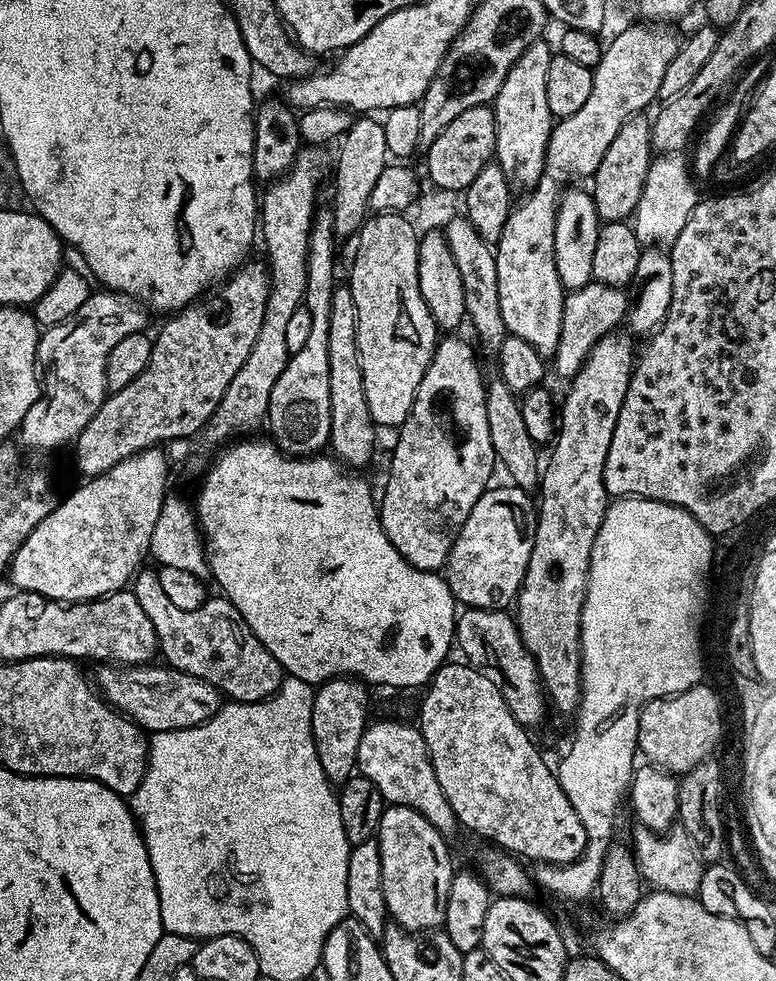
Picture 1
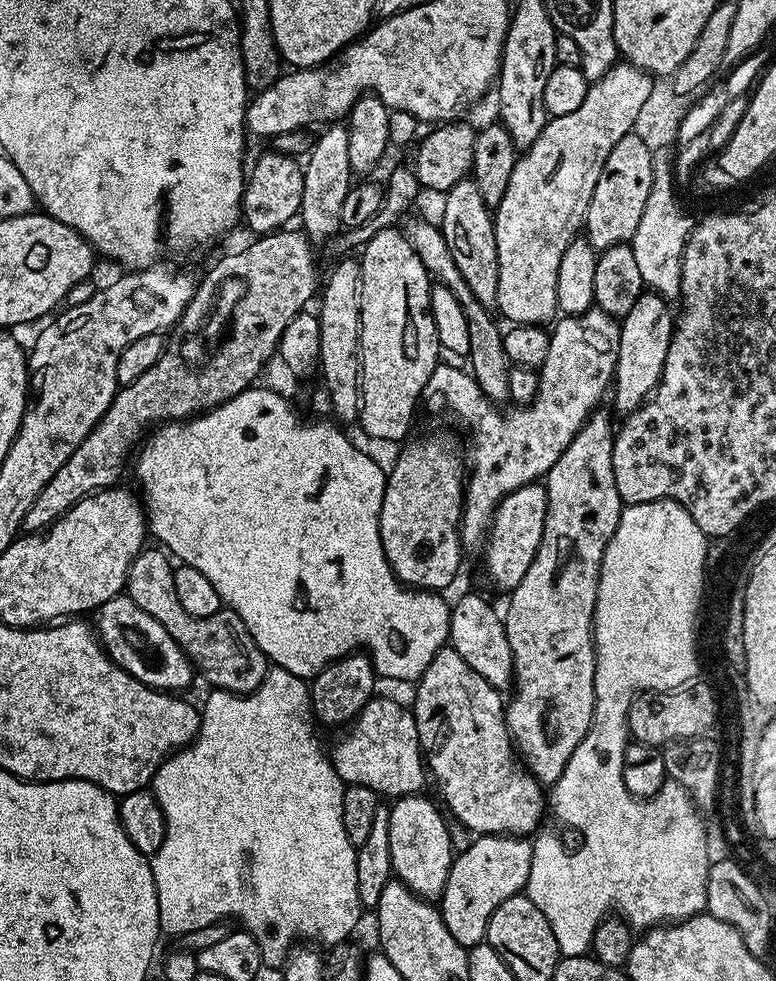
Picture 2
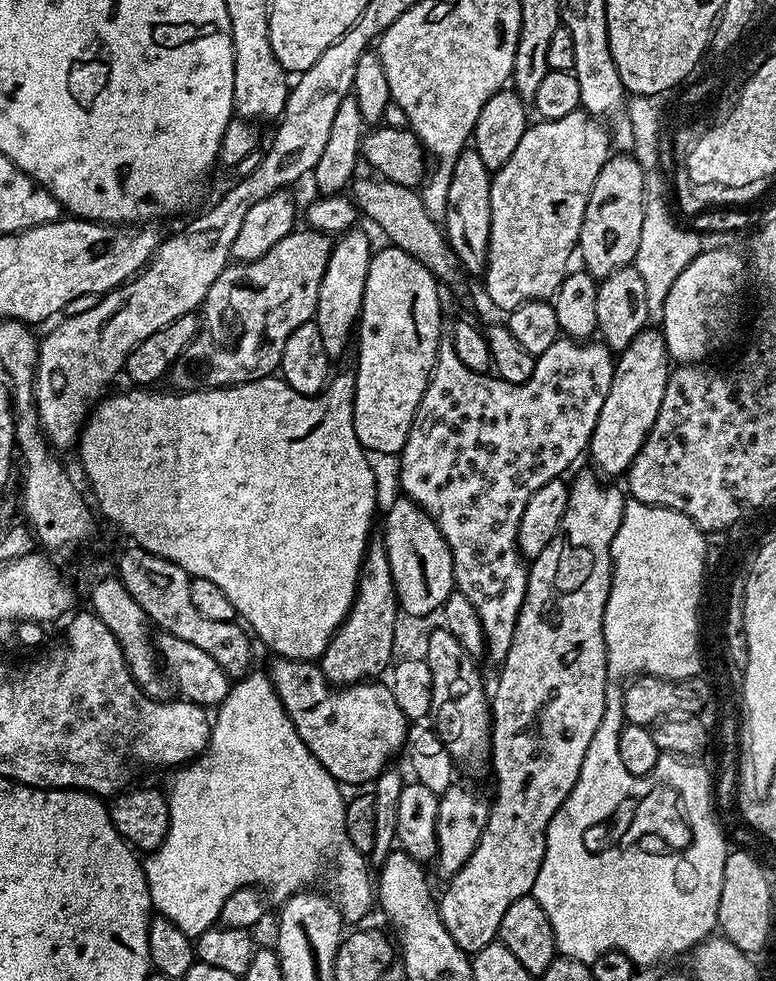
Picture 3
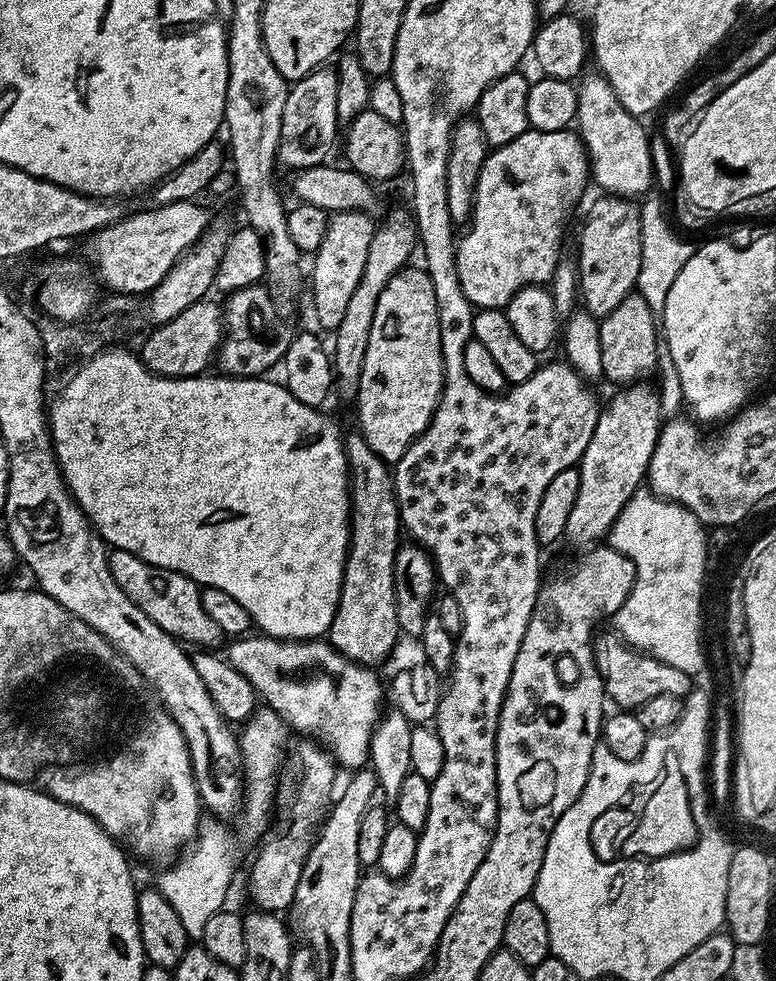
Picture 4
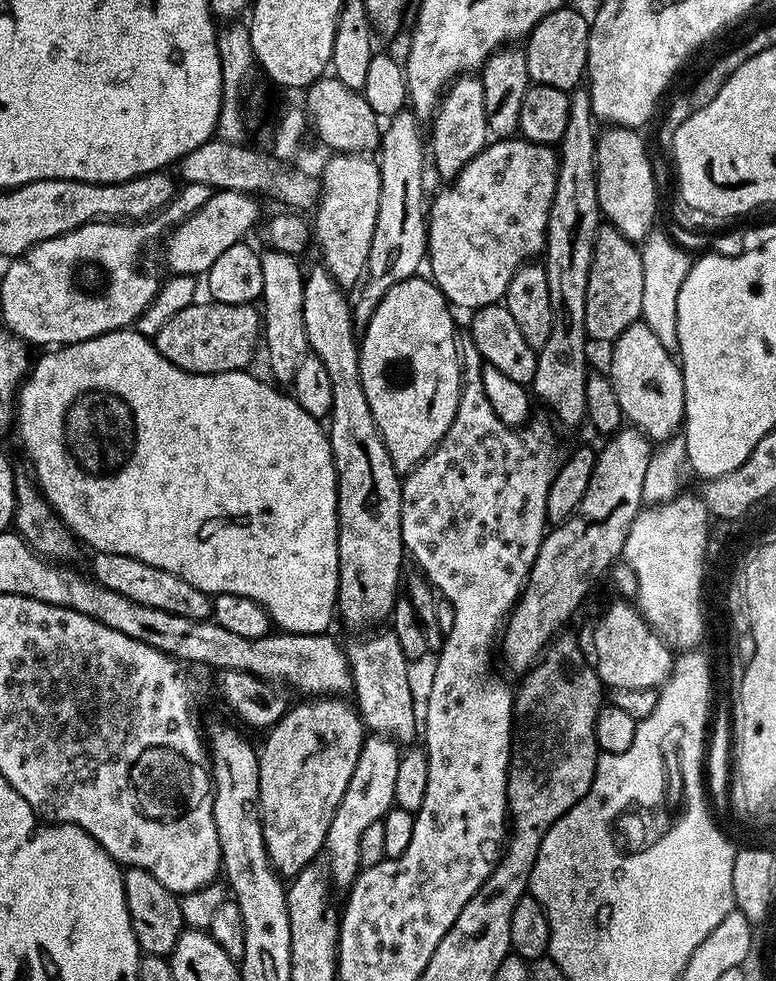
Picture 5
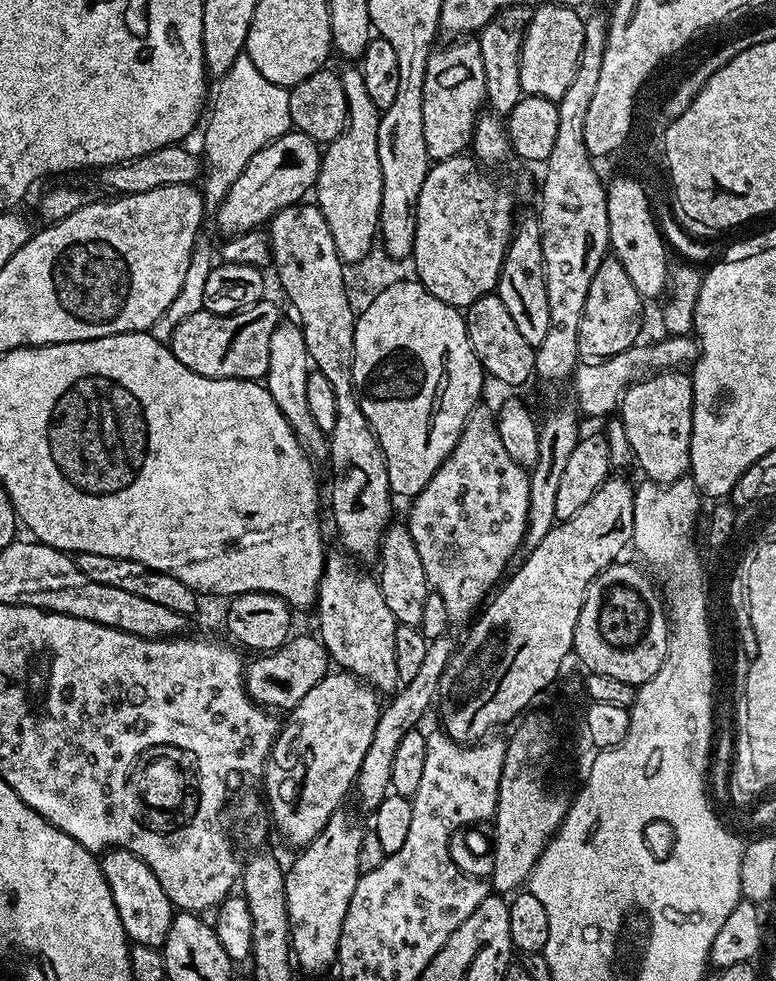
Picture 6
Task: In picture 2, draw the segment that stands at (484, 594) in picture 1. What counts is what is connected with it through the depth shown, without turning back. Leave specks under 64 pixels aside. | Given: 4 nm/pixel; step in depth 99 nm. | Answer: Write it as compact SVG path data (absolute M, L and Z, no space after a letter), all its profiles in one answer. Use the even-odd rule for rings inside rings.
M537 482L514 490L496 507L482 553L484 552L484 568L498 587L505 590L516 588L518 582L522 582L526 570L530 570L530 562L534 562L536 551L542 542L547 505L548 495L544 485Z

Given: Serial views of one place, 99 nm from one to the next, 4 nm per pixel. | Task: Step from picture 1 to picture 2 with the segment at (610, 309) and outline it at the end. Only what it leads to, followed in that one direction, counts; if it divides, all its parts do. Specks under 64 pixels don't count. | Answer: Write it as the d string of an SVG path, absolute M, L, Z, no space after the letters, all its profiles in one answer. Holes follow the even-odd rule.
M591 307L577 316L561 315L550 328L550 350L546 350L544 363L540 365L540 389L530 404L513 407L513 412L500 416L495 403L482 394L478 382L471 371L452 364L437 363L430 374L422 393L423 407L444 408L457 412L464 428L468 431L468 452L466 451L466 487L464 490L464 509L460 515L460 543L465 549L479 549L487 541L488 530L492 526L492 516L496 507L514 490L527 484L535 484L547 477L550 466L562 458L562 450L570 446L574 434L597 411L600 398L609 391L616 375L618 362L618 342L620 326L617 317L607 316L598 307Z

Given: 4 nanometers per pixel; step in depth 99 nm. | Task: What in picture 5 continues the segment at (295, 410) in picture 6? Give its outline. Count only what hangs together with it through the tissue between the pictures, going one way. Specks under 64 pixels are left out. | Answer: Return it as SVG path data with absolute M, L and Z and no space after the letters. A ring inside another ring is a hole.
M264 250L260 252L262 262L262 348L268 351L268 368L272 371L271 379L277 385L291 385L294 370L298 370L298 362L309 355L306 338L306 318L302 314L304 305L304 277L301 261L295 256Z

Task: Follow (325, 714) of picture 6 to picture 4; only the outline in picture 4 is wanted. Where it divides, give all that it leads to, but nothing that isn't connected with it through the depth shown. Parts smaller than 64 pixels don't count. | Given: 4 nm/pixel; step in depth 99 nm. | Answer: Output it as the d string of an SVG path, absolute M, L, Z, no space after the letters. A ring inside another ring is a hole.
M308 738L301 739L299 742L301 744L296 744L293 748L291 745L290 751L287 753L286 772L288 768L288 777L285 780L283 777L278 784L278 799L274 804L274 812L277 817L281 816L281 820L276 824L276 833L265 838L264 845L257 850L256 857L252 860L252 869L248 872L248 896L256 903L253 905L261 912L284 914L291 909L294 890L298 890L298 878L302 878L302 866L306 862L308 851L312 848L313 833L317 831L318 821L334 796L332 787L336 784L338 765L332 759L331 752Z

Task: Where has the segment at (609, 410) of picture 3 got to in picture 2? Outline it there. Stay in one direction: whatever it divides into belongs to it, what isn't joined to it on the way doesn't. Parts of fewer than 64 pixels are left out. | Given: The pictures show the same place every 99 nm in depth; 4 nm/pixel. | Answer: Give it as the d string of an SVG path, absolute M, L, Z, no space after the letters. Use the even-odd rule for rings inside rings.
M648 290L634 302L630 314L619 321L620 341L618 342L618 362L616 375L610 385L615 411L620 414L633 412L639 408L660 383L662 366L666 362L666 350L670 350L670 338L674 327L674 312L669 301L663 300L655 292Z

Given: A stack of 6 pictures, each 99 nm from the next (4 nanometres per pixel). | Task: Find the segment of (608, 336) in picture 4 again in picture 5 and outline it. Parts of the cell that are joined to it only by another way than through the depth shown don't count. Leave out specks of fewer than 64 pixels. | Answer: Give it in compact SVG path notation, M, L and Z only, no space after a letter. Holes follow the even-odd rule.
M642 322L631 324L622 334L611 341L612 361L608 364L606 375L612 381L614 398L618 398L618 406L622 410L625 421L631 427L638 429L652 442L671 441L672 435L681 431L684 422L684 375L680 373L680 365L674 359L673 353L658 342L658 338L651 332L650 326Z

